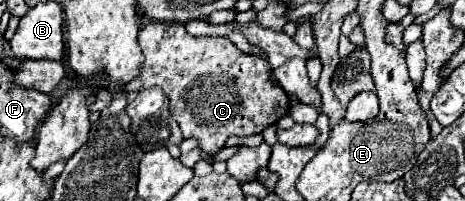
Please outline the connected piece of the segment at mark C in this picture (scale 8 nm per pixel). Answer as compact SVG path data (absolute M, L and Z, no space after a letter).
M153 21L139 31L139 47L145 55L143 73L127 85L127 91L143 91L155 85L161 87L169 97L169 111L179 123L183 137L197 139L201 143L201 149L209 155L225 149L229 137L247 137L261 133L265 127L275 125L283 115L289 113L287 93L269 81L269 61L255 55L245 55L225 37L193 37L187 35L183 25L165 25Z

